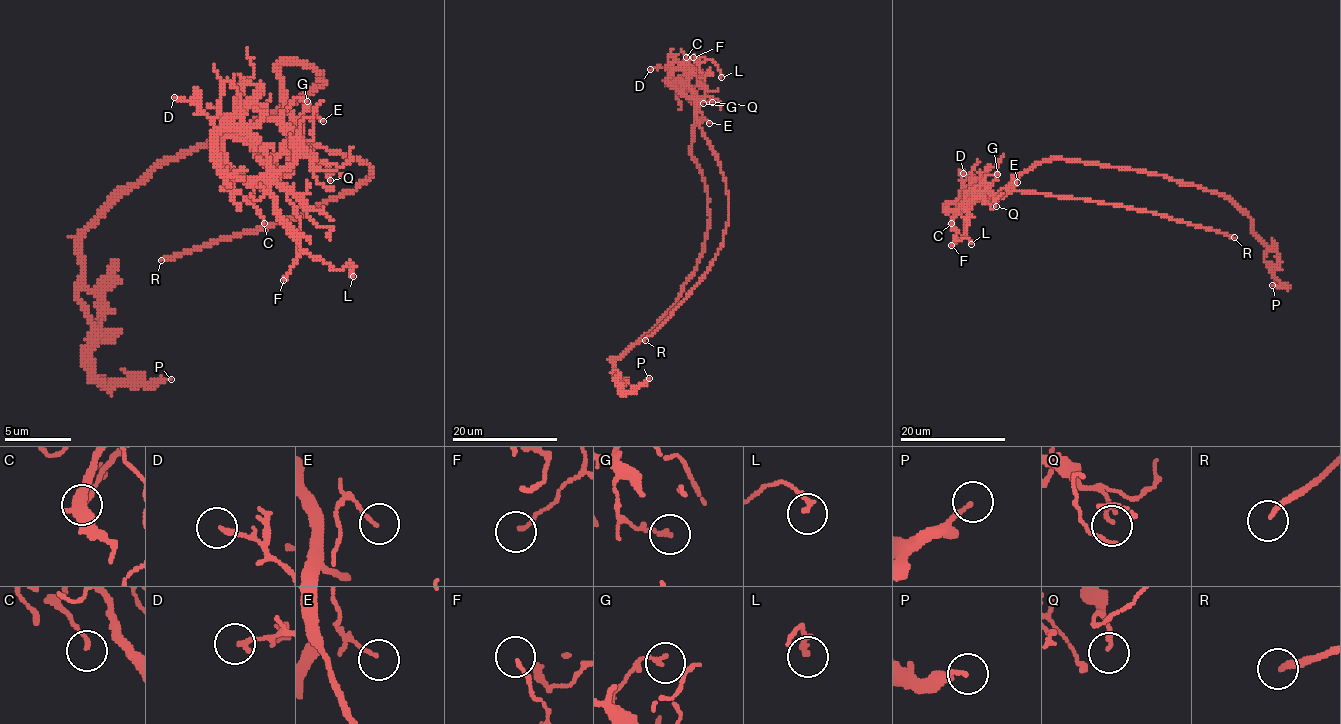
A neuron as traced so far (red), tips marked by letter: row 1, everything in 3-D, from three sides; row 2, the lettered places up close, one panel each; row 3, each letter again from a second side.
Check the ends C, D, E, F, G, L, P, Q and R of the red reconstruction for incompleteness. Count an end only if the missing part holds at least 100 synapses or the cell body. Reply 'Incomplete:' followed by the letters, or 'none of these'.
Incomplete: R

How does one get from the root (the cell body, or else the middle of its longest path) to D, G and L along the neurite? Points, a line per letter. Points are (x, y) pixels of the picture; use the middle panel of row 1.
D: (703, 177), (691, 151), (699, 100), (688, 82), (687, 71), (670, 64), (666, 68), (650, 69)
G: (703, 177), (691, 151), (699, 100), (687, 71), (669, 64), (670, 77), (703, 103)
L: (703, 177), (691, 151), (699, 100), (688, 82), (687, 64), (692, 59), (699, 63), (709, 59), (721, 77)

